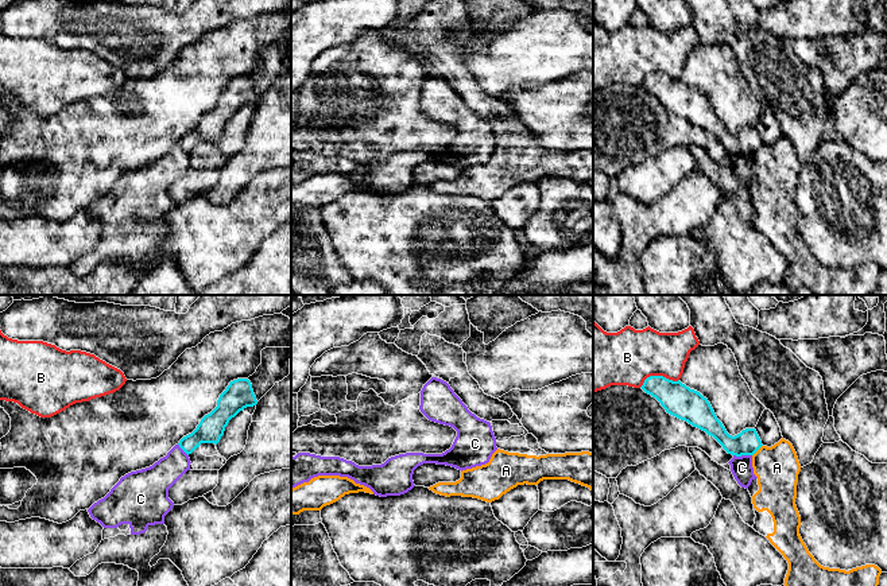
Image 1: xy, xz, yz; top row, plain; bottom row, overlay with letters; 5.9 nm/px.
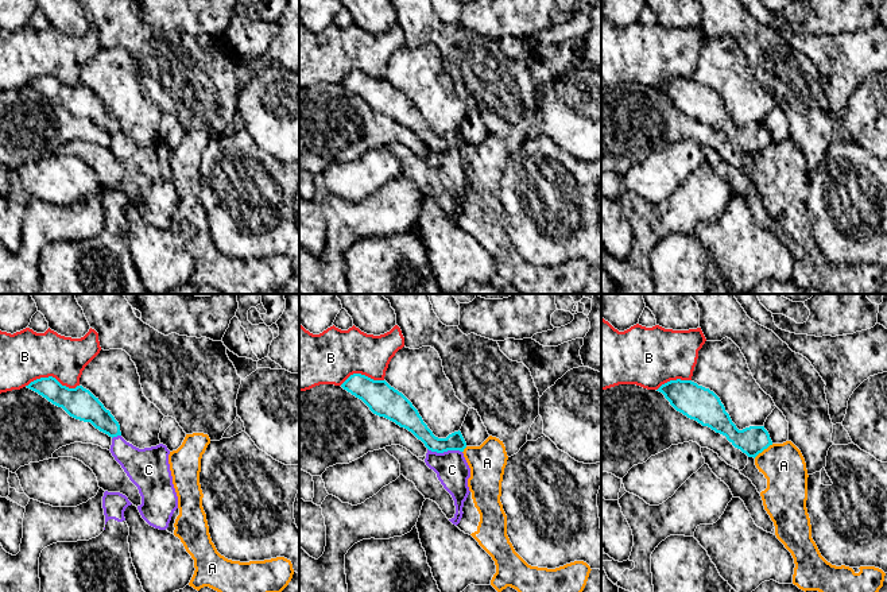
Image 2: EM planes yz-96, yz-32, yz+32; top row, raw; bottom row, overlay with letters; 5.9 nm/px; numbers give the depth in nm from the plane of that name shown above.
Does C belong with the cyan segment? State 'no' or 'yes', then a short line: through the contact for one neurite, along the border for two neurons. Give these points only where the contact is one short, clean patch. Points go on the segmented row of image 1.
no | yz (733, 454), (751, 456)

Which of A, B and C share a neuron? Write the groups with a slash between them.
A / B / C

